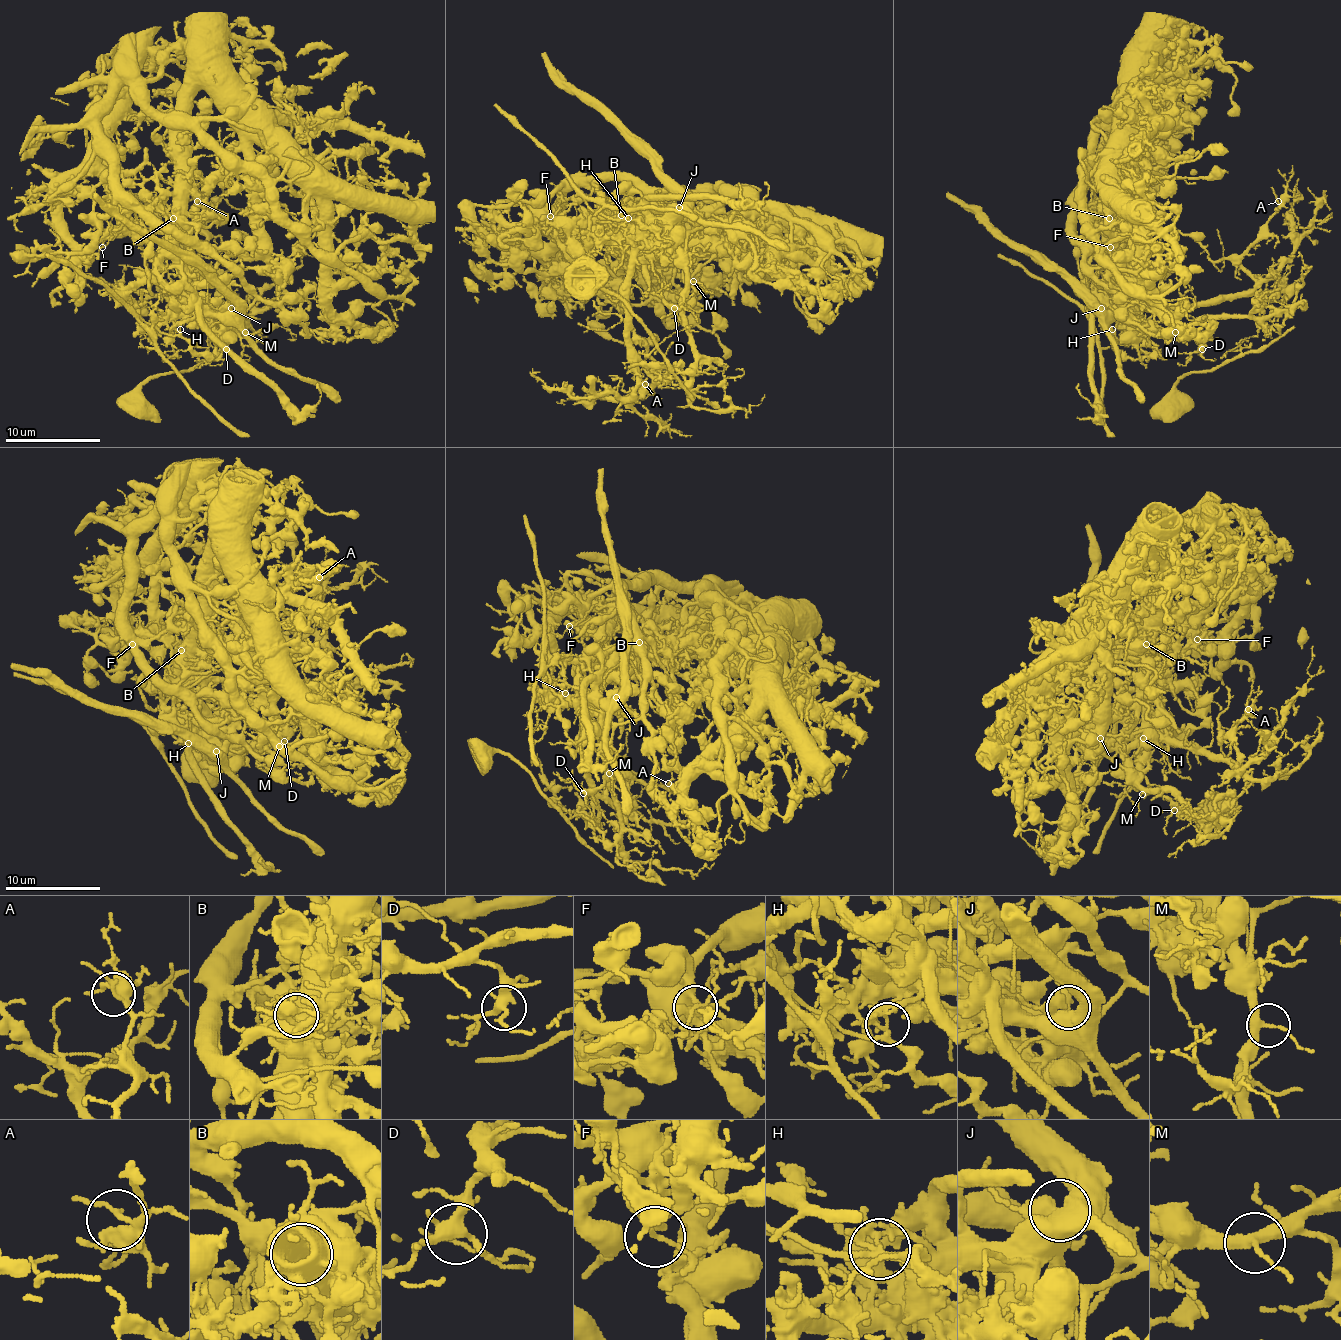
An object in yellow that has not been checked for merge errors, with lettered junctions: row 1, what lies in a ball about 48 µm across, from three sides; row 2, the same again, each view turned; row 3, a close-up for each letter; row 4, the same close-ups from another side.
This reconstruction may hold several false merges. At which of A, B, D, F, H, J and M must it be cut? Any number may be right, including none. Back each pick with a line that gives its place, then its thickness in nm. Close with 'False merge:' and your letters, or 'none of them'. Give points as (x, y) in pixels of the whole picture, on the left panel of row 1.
B: (173, 218) | 550 nm
F: (102, 247) | 140 nm
H: (180, 329) | 190 nm
False merge: B, F, H

